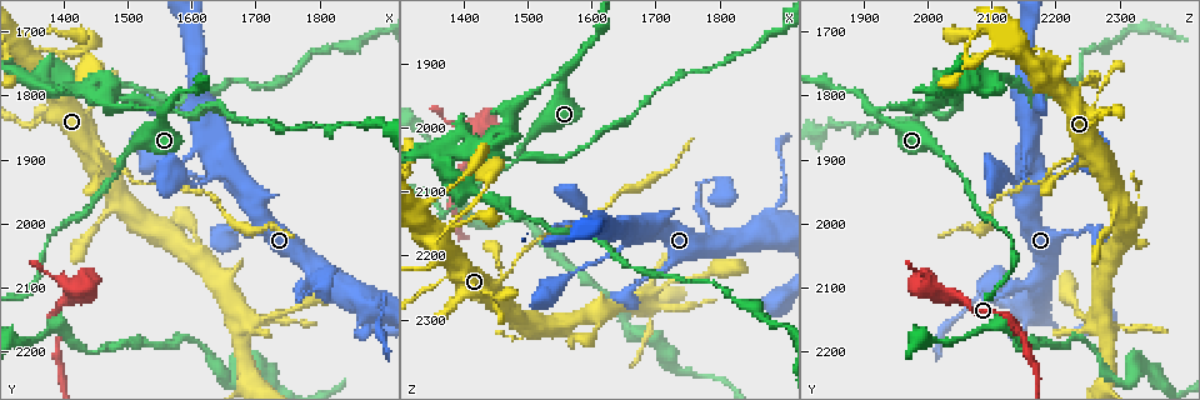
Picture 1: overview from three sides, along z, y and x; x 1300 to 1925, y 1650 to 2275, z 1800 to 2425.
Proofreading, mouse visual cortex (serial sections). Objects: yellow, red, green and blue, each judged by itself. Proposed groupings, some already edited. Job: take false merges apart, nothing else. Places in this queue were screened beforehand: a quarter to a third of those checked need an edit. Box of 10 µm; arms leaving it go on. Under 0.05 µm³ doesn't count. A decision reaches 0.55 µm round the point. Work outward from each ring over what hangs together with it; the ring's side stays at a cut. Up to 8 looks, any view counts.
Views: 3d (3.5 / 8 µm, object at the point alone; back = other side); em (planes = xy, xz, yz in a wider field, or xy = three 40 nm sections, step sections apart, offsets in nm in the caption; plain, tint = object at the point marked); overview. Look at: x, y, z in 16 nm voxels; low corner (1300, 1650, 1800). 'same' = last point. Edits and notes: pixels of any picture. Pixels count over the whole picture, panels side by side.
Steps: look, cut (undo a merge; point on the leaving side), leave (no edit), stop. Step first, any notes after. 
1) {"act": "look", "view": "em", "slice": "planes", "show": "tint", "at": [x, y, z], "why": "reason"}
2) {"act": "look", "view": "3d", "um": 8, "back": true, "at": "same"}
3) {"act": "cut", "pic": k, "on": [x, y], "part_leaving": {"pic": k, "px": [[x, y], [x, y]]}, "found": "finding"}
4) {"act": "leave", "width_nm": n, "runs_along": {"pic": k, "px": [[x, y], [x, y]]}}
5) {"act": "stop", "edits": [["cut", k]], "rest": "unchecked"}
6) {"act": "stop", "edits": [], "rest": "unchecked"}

{"act": "look", "view": "3d", "um": 8, "at": [1450, 1900, 2250], "why": "three arms meet"}

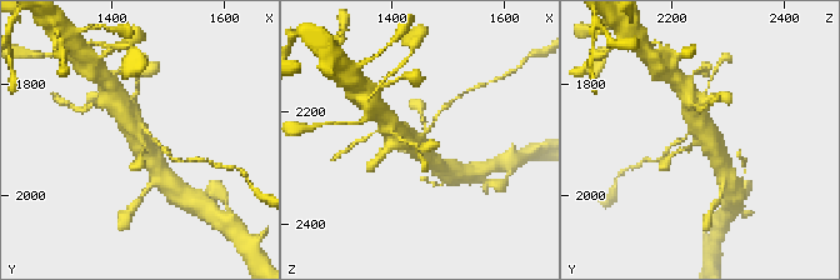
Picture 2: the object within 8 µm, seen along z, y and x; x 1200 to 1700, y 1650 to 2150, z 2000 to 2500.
{"act": "look", "view": "em", "slice": "xy", "step": 1, "show": "tint", "at": "same"}

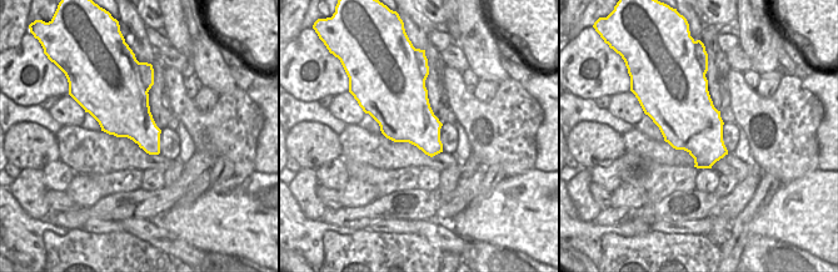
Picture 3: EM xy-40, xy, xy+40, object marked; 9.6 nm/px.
{"act": "cut", "pic": 2, "on": [678, 141], "part_leaving": {"pic": 2, "px": [[425, 133], [434, 124], [435, 116], [454, 100]]}, "found": "two cells meet here"}

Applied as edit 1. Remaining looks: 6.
{"act": "look", "view": "overview"}

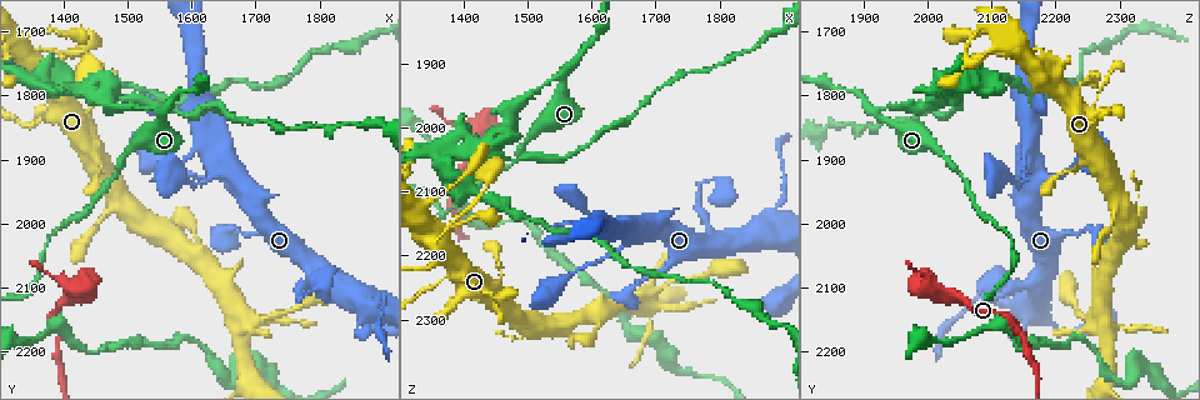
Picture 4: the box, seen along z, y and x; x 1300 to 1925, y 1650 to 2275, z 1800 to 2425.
{"act": "look", "view": "3d", "um": 3.5, "at": [1505, 1885, 2015], "why": "calibre changes"}

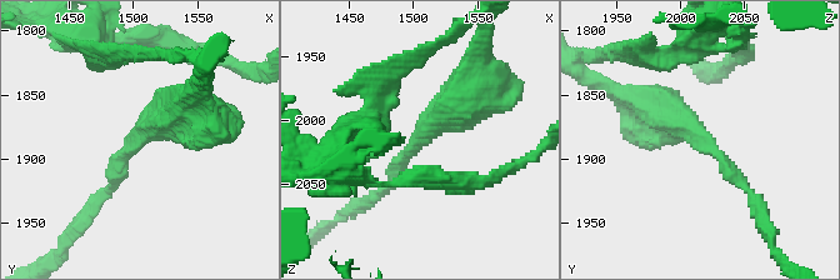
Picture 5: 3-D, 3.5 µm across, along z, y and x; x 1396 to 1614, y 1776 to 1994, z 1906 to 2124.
{"act": "look", "view": "em", "slice": "xy", "step": 1, "show": "plain", "at": [1504, 1884, 2012], "arm_widths_nm": [200, 500]}

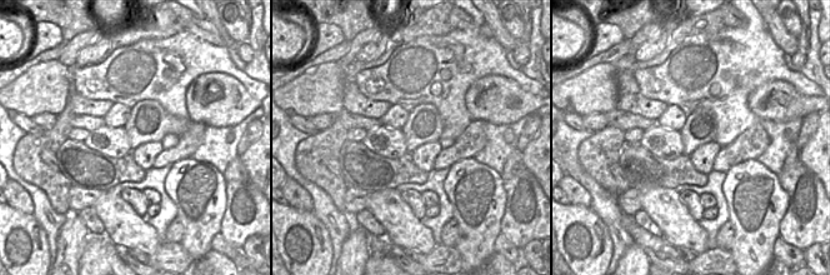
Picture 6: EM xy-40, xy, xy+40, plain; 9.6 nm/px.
{"act": "look", "view": "em", "slice": "xy", "step": 1, "show": "tint", "at": "same"}

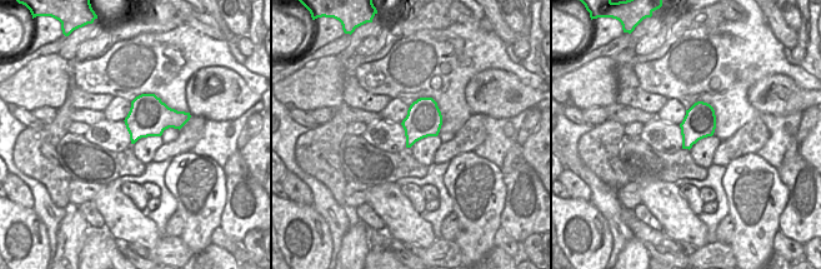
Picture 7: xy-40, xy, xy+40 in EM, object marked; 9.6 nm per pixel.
{"act": "leave", "runs_along": {"pic": 5, "px": [[485, 93], [435, 121], [385, 189]]}, "found": "continuous, no second cell"}

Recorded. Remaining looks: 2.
{"act": "look", "view": "3d", "um": 3.5, "at": [1550, 1830, 1920], "why": "calibre changes"}

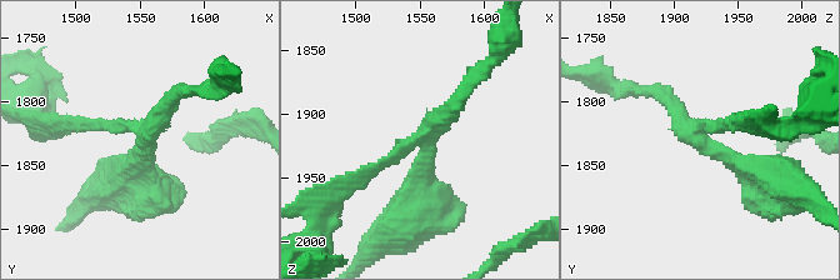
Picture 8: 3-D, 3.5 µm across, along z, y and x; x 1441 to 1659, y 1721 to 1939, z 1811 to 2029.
{"act": "look", "view": "em", "slice": "planes", "show": "tint", "at": [1552, 1828, 1918], "arms": 3, "arm_widths_nm": [100, 200, 250], "why": "now the EM"}

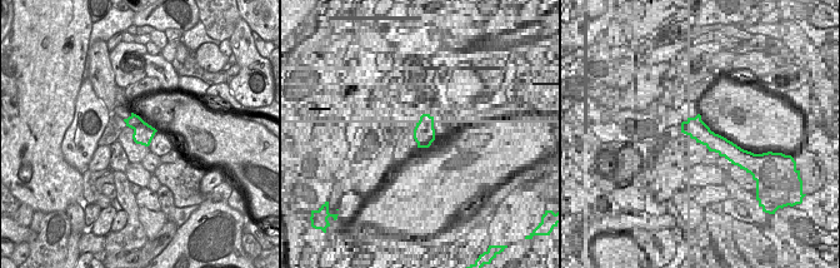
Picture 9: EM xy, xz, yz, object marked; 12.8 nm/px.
{"act": "cut", "pic": 8, "on": [380, 165], "part_leaving": {"pic": 8, "px": [[416, 138], [335, 189], [316, 215]]}, "found": "a second cell is stuck on"}

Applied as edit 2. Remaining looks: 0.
{"act": "stop", "edits": [["cut", 2], ["cut", 8]], "rest": "unchecked"}

